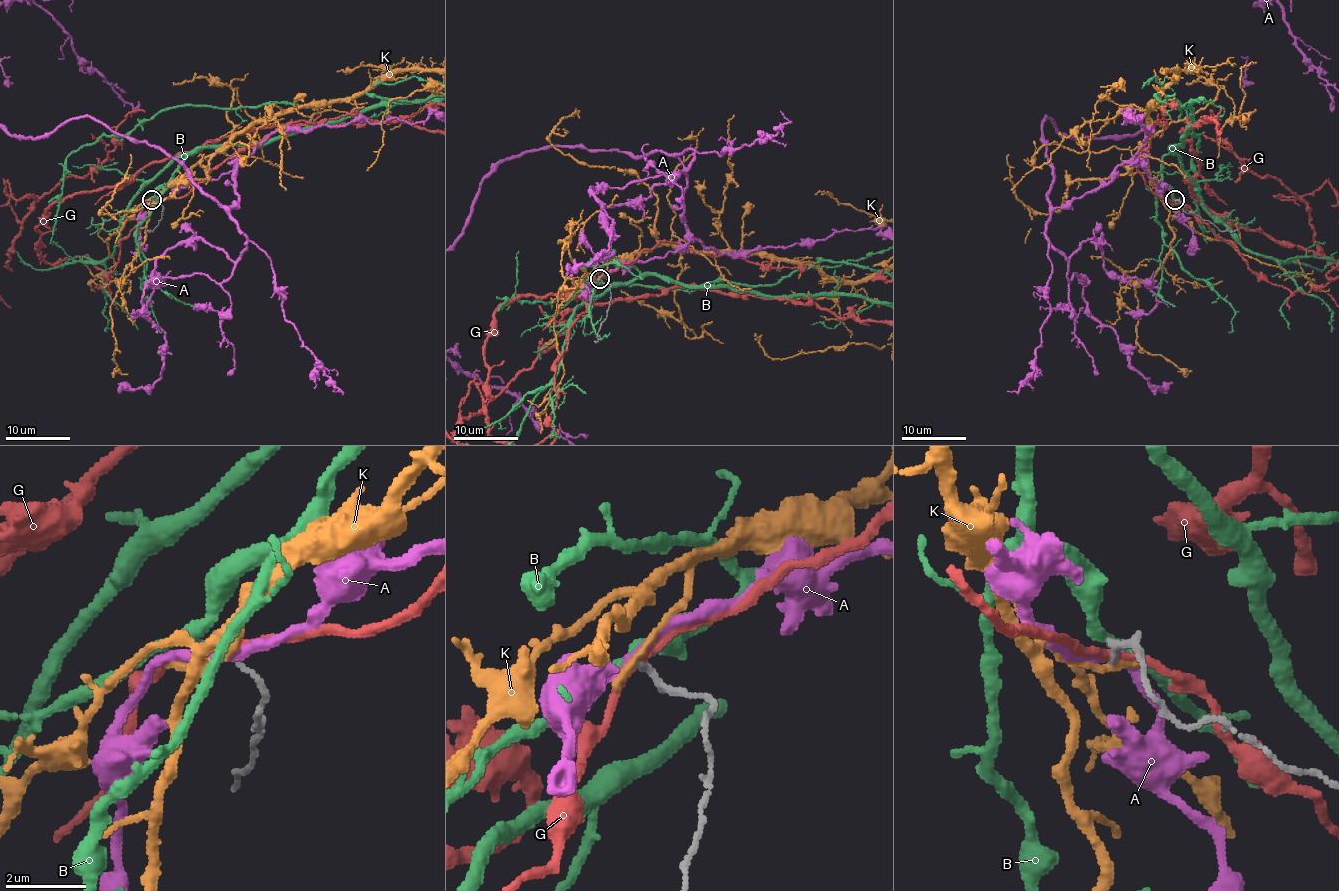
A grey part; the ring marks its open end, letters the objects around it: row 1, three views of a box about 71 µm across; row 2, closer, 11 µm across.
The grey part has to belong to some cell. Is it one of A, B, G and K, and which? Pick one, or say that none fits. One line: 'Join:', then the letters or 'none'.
Join: B

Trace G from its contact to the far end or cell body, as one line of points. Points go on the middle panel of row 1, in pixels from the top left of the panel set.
G: (600, 279), (557, 432), (497, 441), (484, 343), (523, 295)

